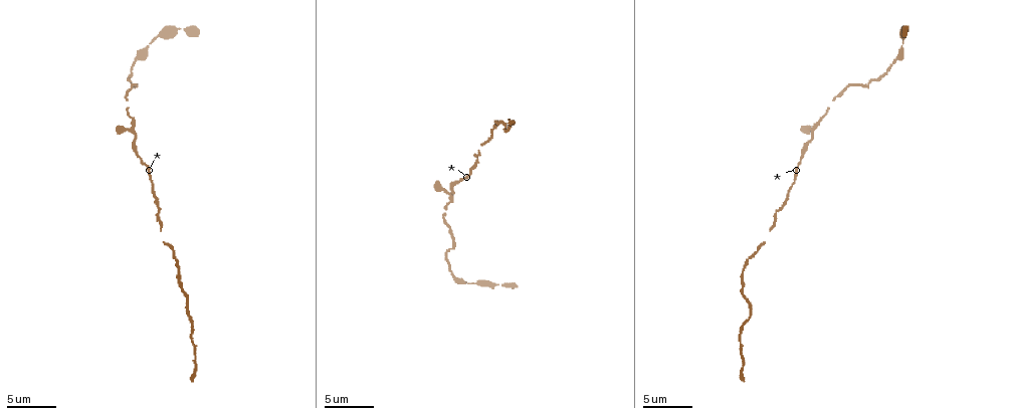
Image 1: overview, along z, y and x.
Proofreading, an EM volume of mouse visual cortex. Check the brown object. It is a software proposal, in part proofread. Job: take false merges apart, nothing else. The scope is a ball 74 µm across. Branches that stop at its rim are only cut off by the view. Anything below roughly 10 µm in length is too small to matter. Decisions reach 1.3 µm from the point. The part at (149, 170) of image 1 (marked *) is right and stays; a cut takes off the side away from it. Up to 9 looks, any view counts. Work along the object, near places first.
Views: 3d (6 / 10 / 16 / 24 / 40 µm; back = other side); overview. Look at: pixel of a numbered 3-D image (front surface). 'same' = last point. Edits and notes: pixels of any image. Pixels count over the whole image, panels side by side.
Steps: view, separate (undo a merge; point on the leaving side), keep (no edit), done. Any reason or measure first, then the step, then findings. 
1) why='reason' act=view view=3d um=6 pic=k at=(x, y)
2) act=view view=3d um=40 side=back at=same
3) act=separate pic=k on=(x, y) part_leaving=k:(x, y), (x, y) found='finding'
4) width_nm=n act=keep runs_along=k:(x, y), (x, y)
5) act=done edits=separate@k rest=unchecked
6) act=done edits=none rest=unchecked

why='calibre changes' act=view view=3d um=10 pic=1 at=(801, 156)

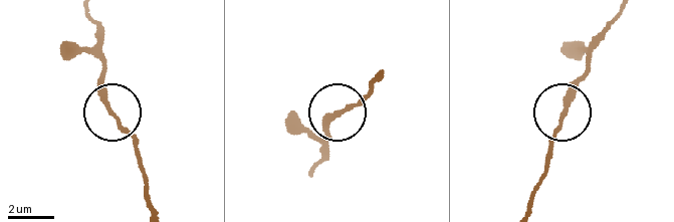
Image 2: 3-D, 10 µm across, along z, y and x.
act=view view=3d um=6 pic=2 at=(564, 117)

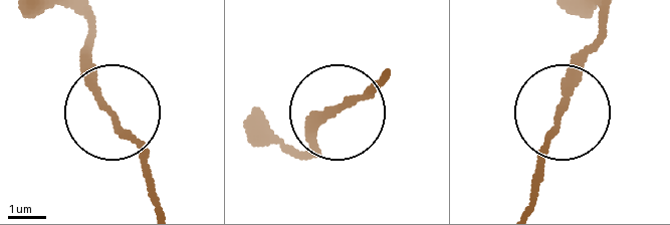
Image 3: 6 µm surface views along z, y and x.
act=keep runs_along=3:(540, 155), (572, 62), (601, 24) found='one neuron here'

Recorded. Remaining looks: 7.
act=view view=3d um=10 pic=1 at=(772, 229)

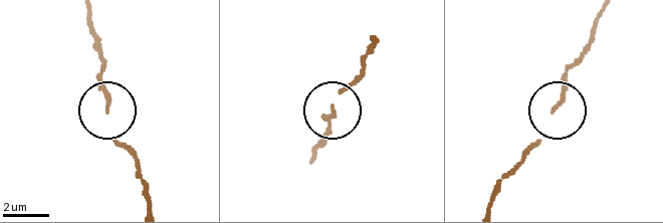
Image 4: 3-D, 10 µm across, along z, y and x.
width_nm=110 act=keep runs_along=4:(600, 17), (560, 103), (523, 154) found='continuous, no second neuron'

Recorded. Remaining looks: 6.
why='a narrow waist' act=view view=3d um=6 pic=1 at=(741, 272)

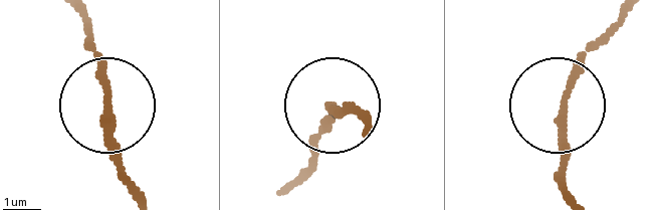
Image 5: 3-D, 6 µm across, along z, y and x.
act=keep runs_along=5:(619, 12), (584, 60), (562, 118), (562, 192) found='all the same neuron'

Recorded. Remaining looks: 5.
why='calibre changes' act=view view=3d um=10 pic=1 at=(895, 62)

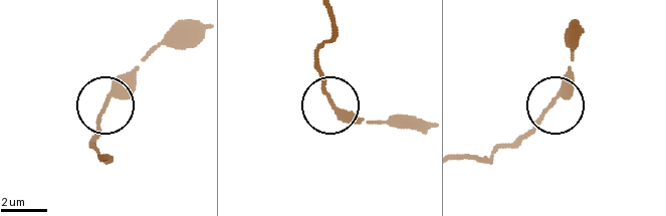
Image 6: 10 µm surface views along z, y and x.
act=keep runs_along=6:(328, 11), (324, 87), (369, 121) found='continuous, no second neuron'

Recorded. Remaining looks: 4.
act=done edits=none rest=unchecked

